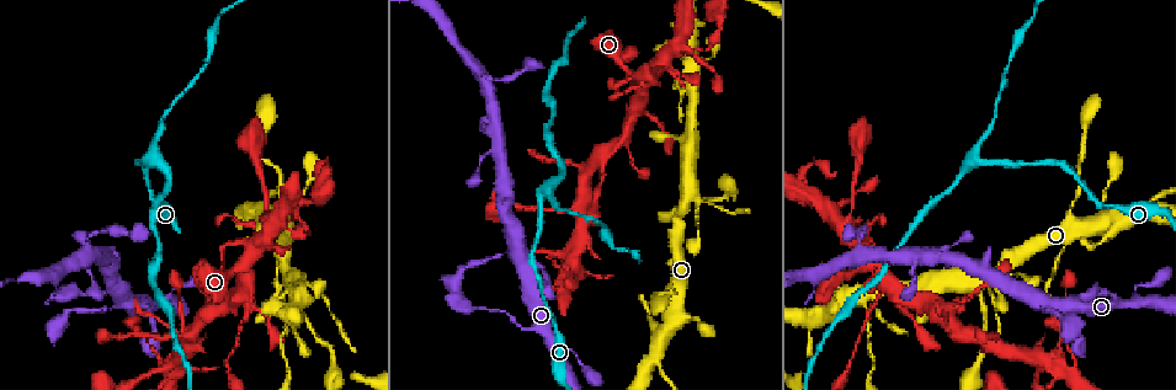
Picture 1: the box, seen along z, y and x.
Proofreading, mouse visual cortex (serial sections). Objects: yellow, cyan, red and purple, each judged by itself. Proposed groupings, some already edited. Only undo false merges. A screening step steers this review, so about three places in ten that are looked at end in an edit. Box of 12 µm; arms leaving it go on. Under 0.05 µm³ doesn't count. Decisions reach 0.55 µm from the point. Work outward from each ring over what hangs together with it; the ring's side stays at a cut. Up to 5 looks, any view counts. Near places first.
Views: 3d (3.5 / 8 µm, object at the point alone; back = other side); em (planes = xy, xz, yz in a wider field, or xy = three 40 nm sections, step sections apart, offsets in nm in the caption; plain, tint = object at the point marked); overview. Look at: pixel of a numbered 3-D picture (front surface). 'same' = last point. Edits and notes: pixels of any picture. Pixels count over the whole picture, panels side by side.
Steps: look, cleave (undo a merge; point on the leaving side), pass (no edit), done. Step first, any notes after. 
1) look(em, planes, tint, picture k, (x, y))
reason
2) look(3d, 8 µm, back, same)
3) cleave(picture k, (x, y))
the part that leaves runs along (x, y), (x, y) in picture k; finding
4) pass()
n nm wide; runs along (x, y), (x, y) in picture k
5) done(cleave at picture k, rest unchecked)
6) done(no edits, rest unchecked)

look(em, planes, tint, picture 1, (1071, 208))
thick turns thin

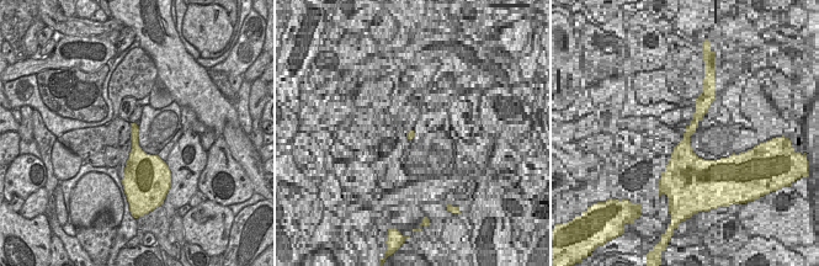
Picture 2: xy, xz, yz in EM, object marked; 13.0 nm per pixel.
look(3d, 3.5 µm, same)
wider look

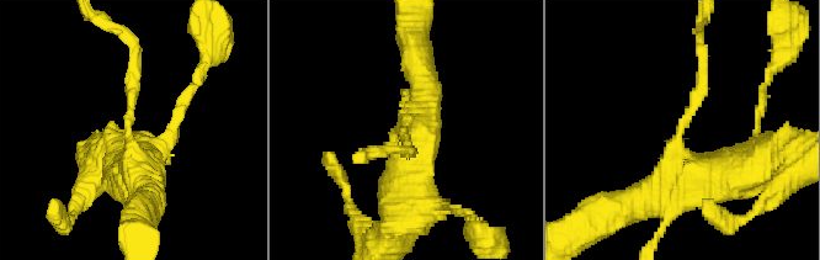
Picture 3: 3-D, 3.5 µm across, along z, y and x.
pass()
arms of 150, 450 nm; runs along (643, 197), (674, 175), (703, 51) in picture 3; all the same cell

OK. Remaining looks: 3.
look(3d, 3.5 µm, picture 1, (977, 280))
four or more arms meet

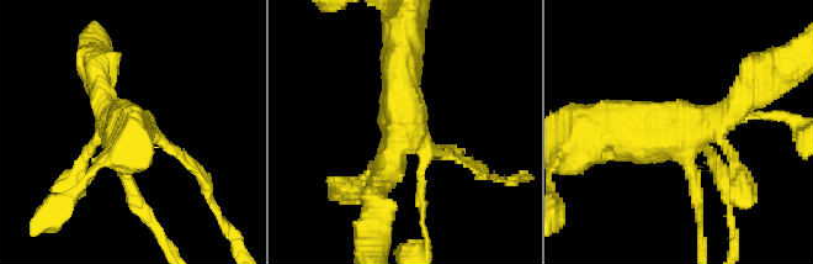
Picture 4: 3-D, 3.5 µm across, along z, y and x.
look(em, planes, tint, picture 4, (402, 139))
need the tissue

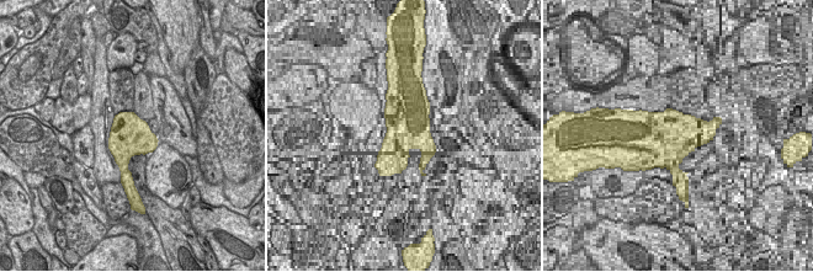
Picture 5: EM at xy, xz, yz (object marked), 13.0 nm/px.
pass()
runs along (753, 86), (712, 125), (605, 132) in picture 4; all the same cell

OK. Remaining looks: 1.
done(no edits, rest unchecked)

